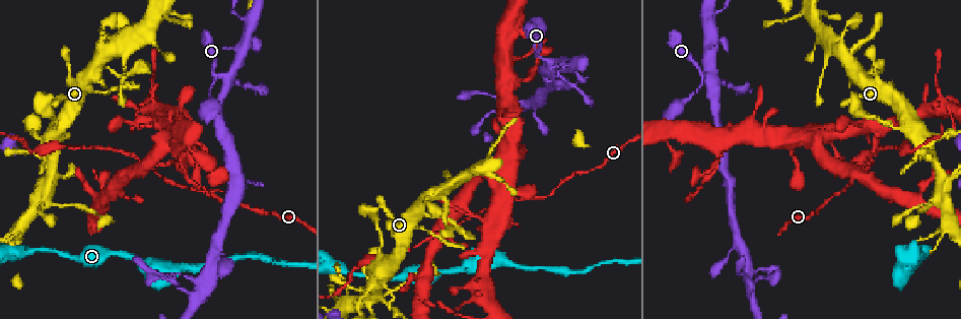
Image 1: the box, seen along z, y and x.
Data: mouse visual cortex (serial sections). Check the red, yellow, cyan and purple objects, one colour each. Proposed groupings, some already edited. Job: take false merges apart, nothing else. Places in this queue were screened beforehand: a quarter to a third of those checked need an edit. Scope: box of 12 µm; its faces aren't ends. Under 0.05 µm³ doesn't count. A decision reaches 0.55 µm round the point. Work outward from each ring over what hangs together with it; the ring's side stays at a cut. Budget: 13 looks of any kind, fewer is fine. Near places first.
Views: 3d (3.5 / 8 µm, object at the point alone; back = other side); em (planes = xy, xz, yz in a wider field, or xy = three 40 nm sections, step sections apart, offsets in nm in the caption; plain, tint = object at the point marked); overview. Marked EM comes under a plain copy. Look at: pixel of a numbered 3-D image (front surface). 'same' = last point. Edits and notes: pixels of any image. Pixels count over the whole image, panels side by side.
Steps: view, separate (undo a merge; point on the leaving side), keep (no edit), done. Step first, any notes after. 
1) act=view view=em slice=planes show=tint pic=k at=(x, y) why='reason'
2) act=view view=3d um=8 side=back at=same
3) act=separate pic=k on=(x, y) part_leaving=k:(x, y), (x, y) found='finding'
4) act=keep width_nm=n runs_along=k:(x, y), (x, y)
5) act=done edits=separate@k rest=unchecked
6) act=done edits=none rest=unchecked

act=view view=3d um=3.5 pic=1 at=(815, 213) why='narrows sharply'

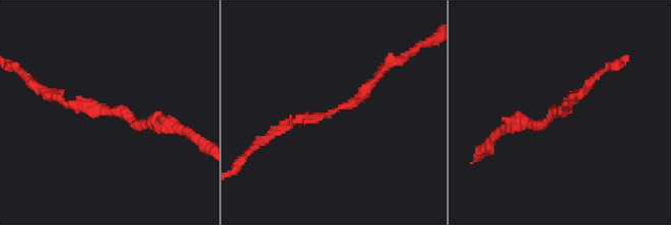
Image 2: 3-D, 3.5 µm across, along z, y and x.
act=view view=em slice=xy step=5 show=tint pic=2 at=(97, 111) why='now the EM'

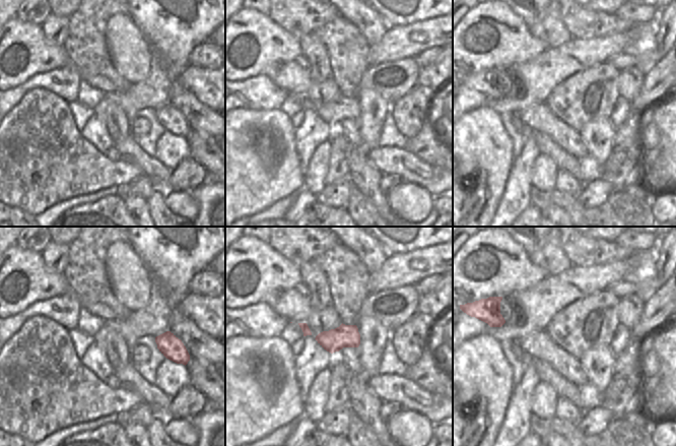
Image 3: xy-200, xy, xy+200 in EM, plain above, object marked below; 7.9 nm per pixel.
act=keep width_nm=180 runs_along=2:(376, 77), (350, 105), (266, 137) found='one cell here'

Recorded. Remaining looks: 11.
act=view view=3d um=3.5 pic=1 at=(229, 76) why='thin arm on a thick one'

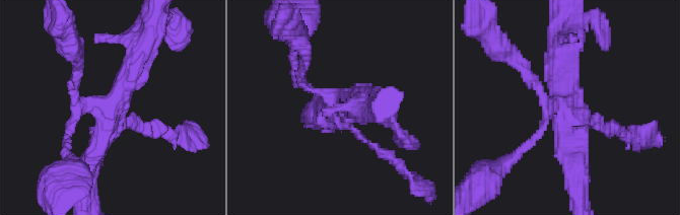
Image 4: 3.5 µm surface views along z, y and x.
act=view view=em slice=planes show=tint pic=4 at=(108, 108) why='need the tissue'

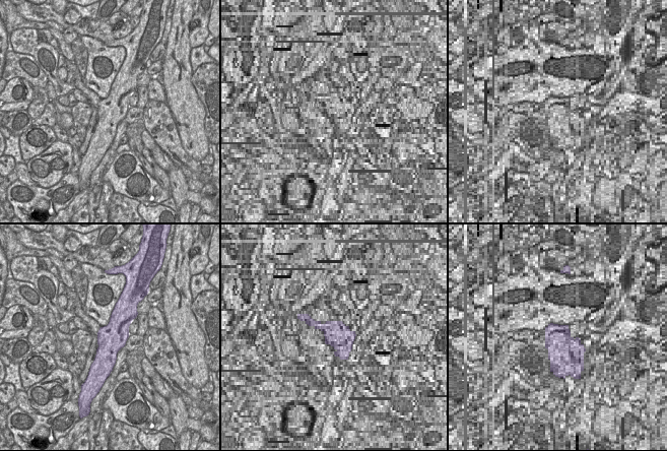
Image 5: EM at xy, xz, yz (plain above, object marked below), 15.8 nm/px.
act=keep runs_along=4:(527, 75), (565, 116), (579, 168) found='one cell here'

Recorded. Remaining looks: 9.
act=view view=3d um=3.5 pic=1 at=(372, 282) why='looks like a crossing'

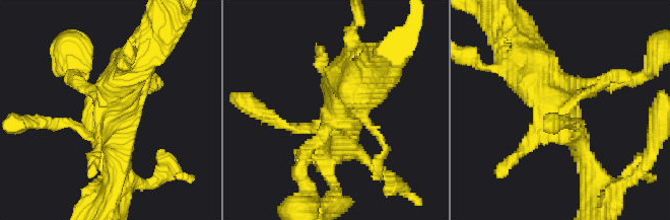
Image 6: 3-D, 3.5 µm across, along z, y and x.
act=view view=em slice=planes show=tint pic=6 at=(337, 111)

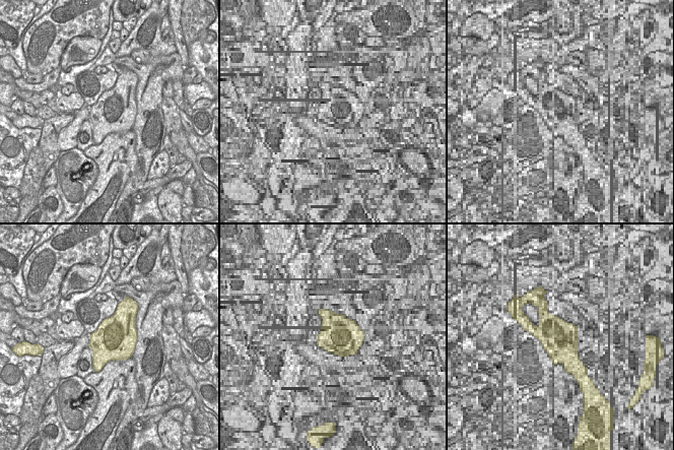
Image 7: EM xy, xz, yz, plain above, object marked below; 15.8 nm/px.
act=keep width_nm=650 runs_along=6:(528, 52), (591, 167) found='one cell here'

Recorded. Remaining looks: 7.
act=view view=3d um=3.5 pic=1 at=(426, 200) why='narrows sharply'

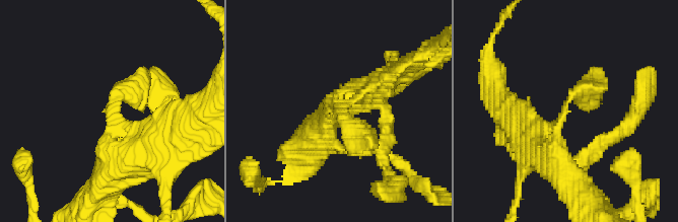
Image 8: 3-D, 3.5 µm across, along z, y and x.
act=view view=em slice=xy step=2 show=tint pic=8 at=(109, 109) arm_widths_nm=300,400

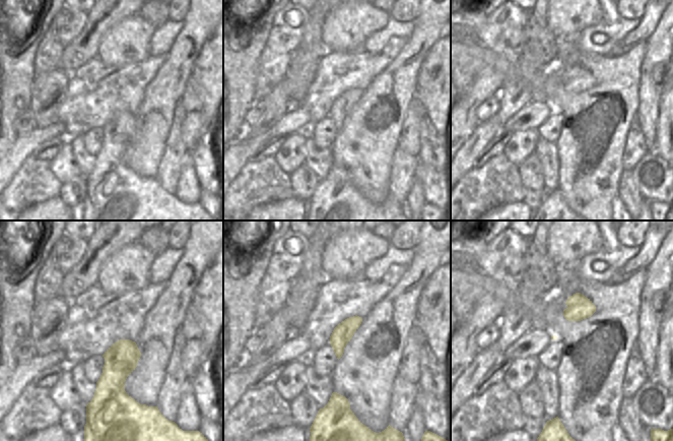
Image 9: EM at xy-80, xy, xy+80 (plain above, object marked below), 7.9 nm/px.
act=keep runs_along=8:(557, 169), (564, 104), (599, 70) found='all the same cell'

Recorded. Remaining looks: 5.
act=view view=3d um=3.5 pic=1 at=(529, 103) why='sudden change in width'

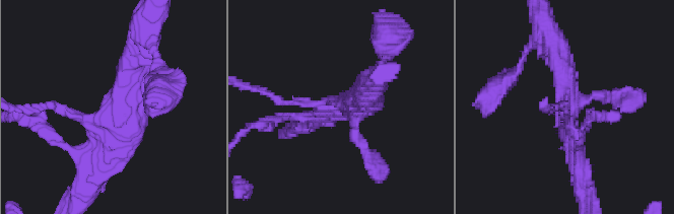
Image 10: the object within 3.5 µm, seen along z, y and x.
act=view view=em slice=planes show=tint pic=10 at=(570, 124)

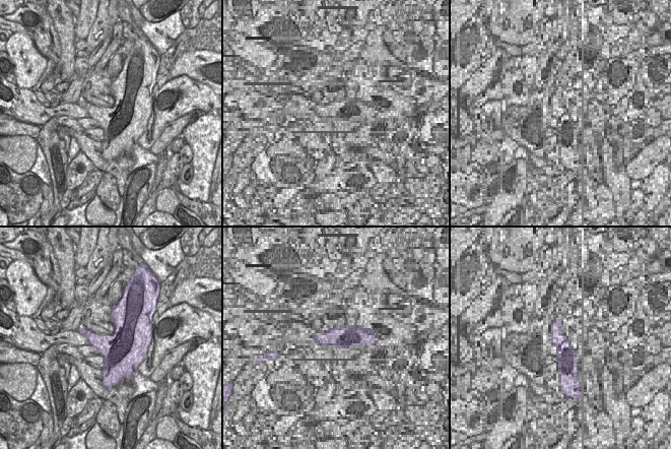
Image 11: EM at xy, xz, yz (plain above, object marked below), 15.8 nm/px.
act=view view=em slice=xy step=2 show=tint at=same why='another direction'

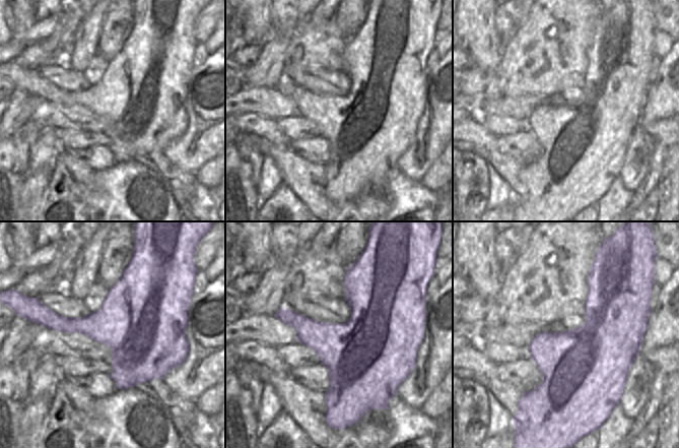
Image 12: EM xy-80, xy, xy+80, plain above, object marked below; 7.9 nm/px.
act=keep width_nm=600 runs_along=10:(134, 61), (106, 154), (74, 151) found='continuous, no second cell'

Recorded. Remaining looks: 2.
act=done edits=none rest=unchecked

